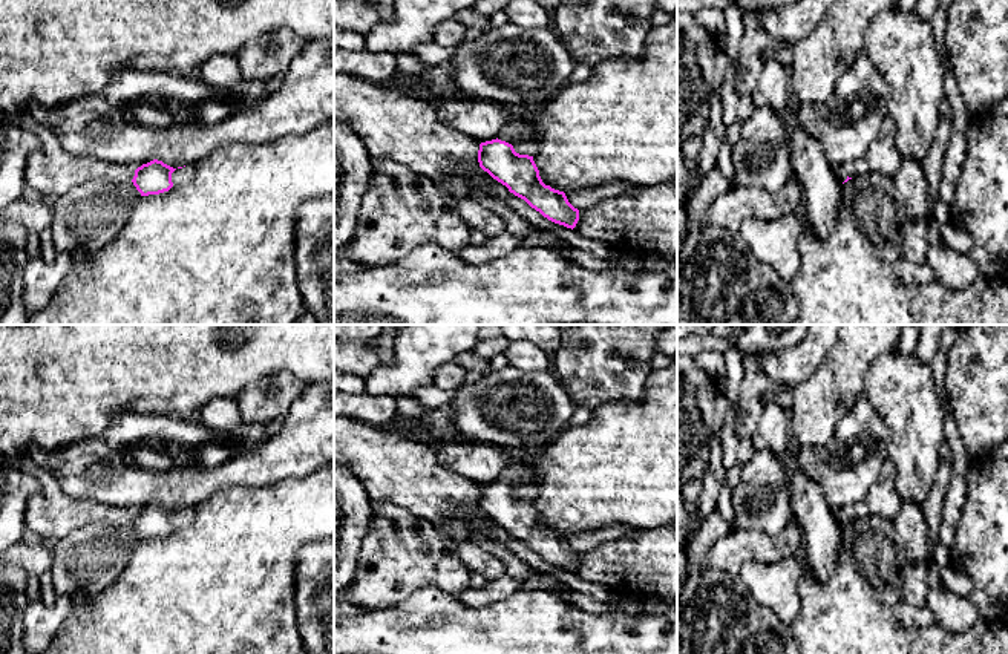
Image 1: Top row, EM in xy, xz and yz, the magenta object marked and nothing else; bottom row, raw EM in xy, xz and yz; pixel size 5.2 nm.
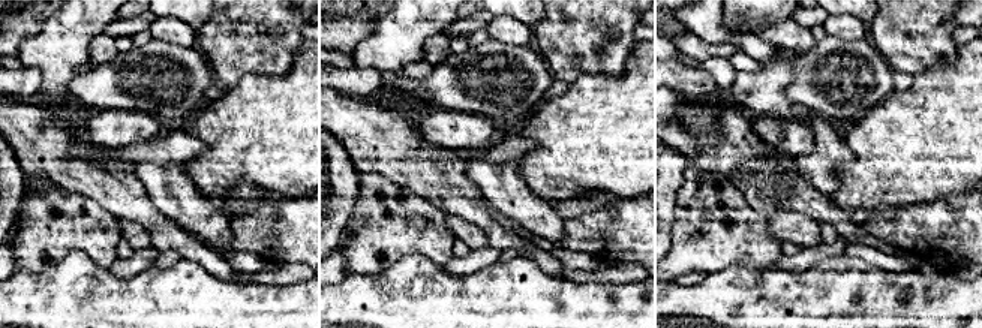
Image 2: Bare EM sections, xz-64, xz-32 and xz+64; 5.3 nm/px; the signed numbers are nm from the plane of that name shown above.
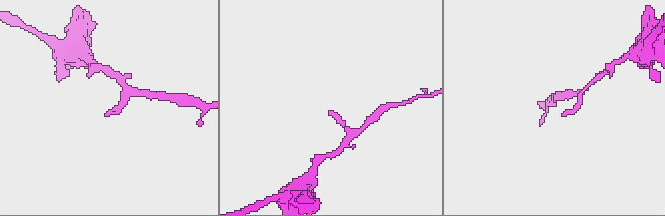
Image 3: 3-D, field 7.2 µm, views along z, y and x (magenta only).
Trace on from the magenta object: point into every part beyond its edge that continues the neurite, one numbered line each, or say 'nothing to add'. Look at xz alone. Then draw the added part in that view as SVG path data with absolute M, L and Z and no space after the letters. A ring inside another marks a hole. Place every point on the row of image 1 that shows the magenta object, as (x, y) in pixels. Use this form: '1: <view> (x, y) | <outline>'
1: xz (518, 132) | M510 115L507 123L499 130L498 139L513 146L519 155L535 156L539 152L539 142L533 127L525 119Z

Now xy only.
1: xy (181, 176) | M185 165L182 168L176 168L172 173L172 182L173 182L172 188L182 187L182 185L191 182L195 175L196 175L195 165Z

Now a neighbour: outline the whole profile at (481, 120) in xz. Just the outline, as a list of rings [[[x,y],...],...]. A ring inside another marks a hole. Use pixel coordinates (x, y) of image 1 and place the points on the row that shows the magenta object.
[[[447,98],[435,103],[441,124],[476,139],[479,144],[496,139],[510,118],[507,104],[479,98]]]

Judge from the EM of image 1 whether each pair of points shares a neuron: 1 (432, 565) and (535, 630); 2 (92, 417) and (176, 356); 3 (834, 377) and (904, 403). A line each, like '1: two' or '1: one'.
1: two
2: one
3: two

